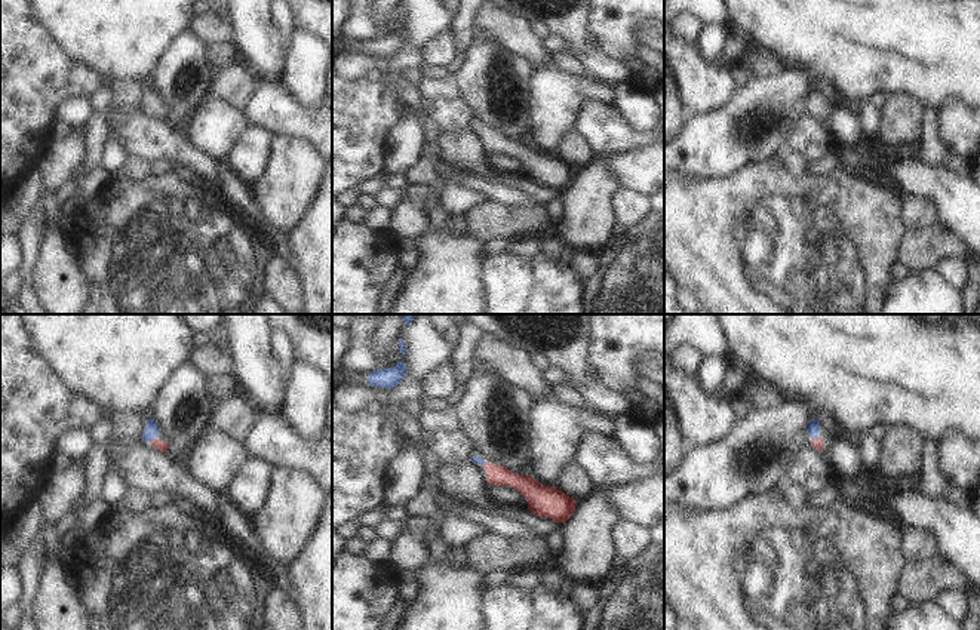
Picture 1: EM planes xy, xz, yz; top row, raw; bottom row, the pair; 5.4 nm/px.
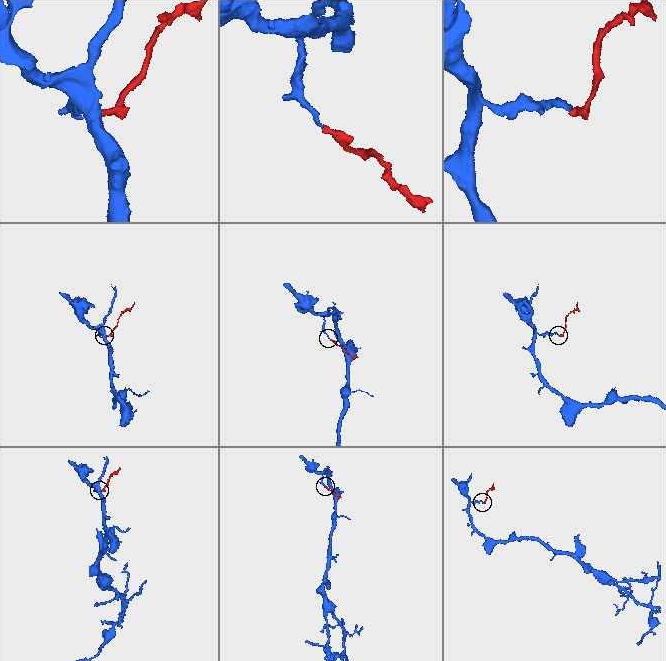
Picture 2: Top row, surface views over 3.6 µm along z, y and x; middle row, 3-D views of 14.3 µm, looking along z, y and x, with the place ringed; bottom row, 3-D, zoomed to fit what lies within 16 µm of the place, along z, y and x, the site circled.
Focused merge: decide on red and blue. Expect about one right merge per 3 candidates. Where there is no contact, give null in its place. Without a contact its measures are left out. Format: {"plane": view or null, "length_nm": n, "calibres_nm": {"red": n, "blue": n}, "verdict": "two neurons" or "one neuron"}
{"plane": "xy", "length_nm": 40, "calibres_nm": {"red": 50, "blue": 80}, "verdict": "one neuron"}

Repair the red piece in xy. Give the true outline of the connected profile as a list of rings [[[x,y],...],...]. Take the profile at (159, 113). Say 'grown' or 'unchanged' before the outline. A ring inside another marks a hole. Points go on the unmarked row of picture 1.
grown; [[[150,86],[145,93],[145,98],[142,101],[142,107],[145,110],[150,110],[156,117],[166,120],[169,113],[166,110],[157,108],[156,107],[157,102],[159,102],[159,95],[157,95],[156,89]]]

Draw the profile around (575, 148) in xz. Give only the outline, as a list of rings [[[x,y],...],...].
[[[577,129],[566,135],[554,156],[572,165],[577,172],[597,160],[596,150]]]

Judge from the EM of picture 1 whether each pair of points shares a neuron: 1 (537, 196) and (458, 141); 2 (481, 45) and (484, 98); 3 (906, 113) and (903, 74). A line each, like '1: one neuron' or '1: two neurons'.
1: one neuron
2: one neuron
3: two neurons

